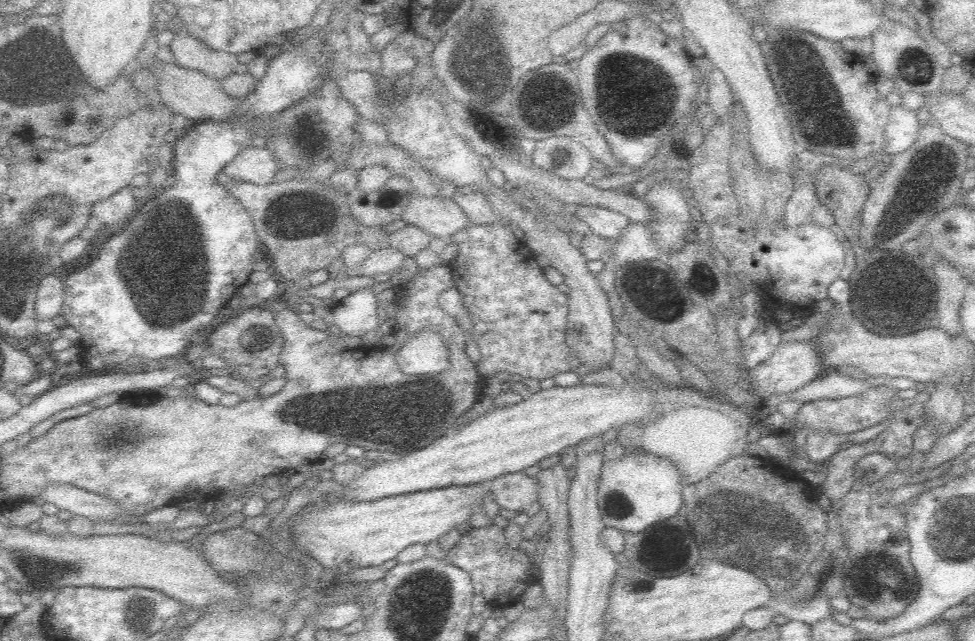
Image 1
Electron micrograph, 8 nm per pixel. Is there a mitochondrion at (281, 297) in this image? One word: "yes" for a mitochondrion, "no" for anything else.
no

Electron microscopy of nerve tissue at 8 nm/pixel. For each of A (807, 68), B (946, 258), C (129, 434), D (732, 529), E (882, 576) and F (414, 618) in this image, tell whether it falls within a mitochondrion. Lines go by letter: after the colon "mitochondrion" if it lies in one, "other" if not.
A: mitochondrion
B: other
C: mitochondrion
D: mitochondrion
E: mitochondrion
F: mitochondrion

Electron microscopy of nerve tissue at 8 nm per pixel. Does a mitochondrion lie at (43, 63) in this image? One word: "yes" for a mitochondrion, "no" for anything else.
yes

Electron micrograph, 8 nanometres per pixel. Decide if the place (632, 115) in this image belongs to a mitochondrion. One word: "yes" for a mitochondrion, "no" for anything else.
yes

